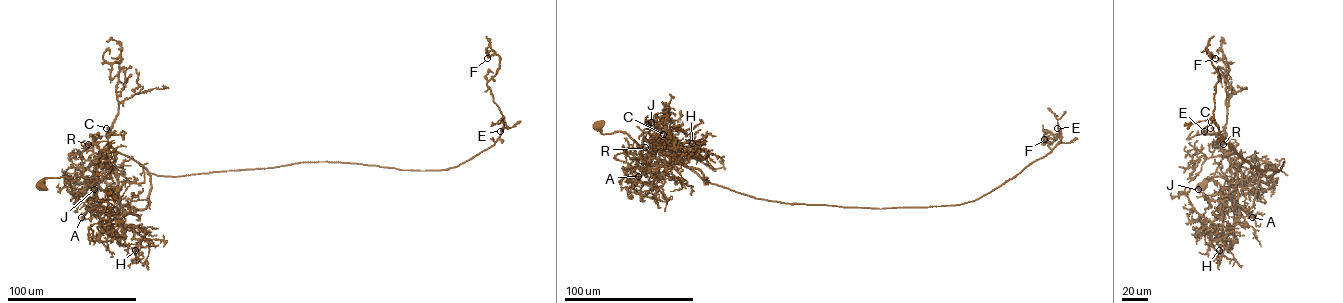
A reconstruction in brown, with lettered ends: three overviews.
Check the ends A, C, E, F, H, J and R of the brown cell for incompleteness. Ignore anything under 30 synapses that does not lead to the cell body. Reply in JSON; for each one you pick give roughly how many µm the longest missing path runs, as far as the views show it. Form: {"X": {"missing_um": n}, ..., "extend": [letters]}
{"extend": []}

